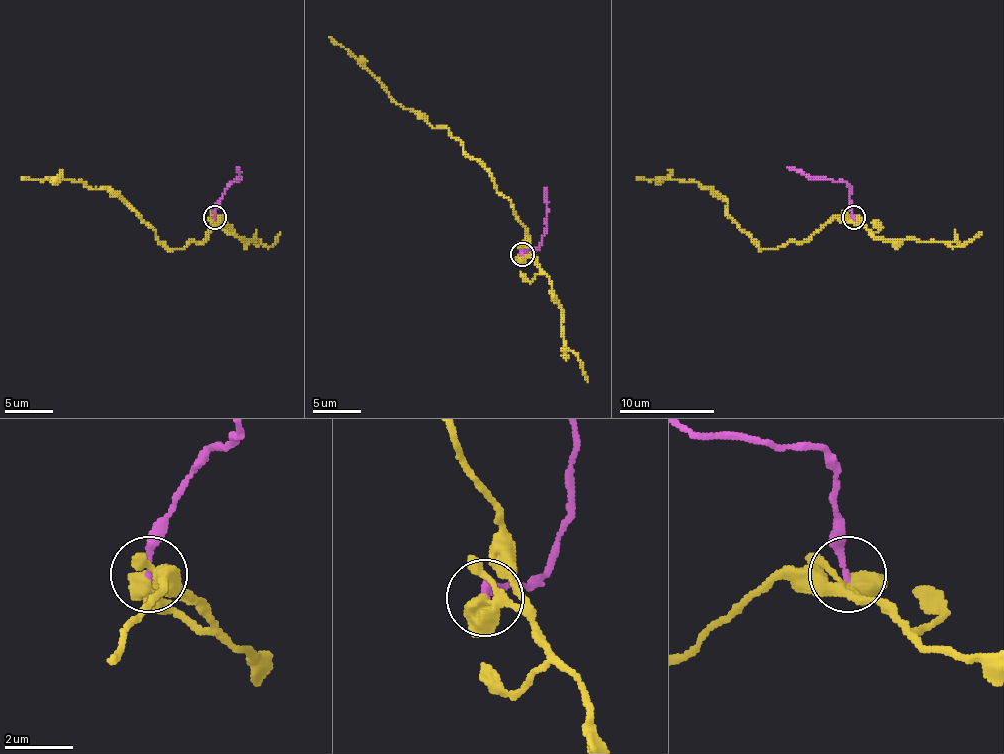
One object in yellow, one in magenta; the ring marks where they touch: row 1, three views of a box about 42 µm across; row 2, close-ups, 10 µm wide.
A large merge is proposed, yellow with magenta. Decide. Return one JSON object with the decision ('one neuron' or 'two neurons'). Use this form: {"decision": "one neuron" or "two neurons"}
{"decision": "two neurons"}

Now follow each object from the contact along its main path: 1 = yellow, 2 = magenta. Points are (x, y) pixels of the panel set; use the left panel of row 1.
1: (215, 217), (218, 222), (203, 241), (170, 249), (139, 215), (105, 189), (91, 189), (83, 182), (21, 177)
2: (215, 217), (215, 203), (239, 177), (237, 167)

